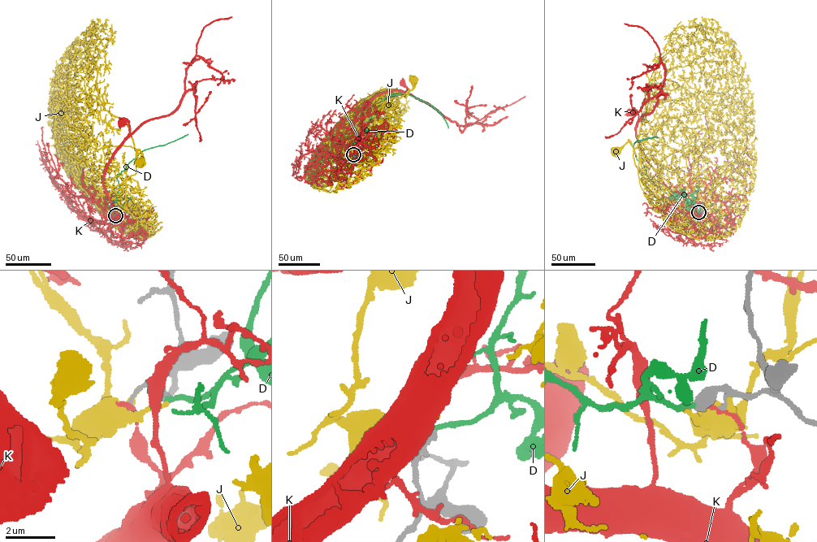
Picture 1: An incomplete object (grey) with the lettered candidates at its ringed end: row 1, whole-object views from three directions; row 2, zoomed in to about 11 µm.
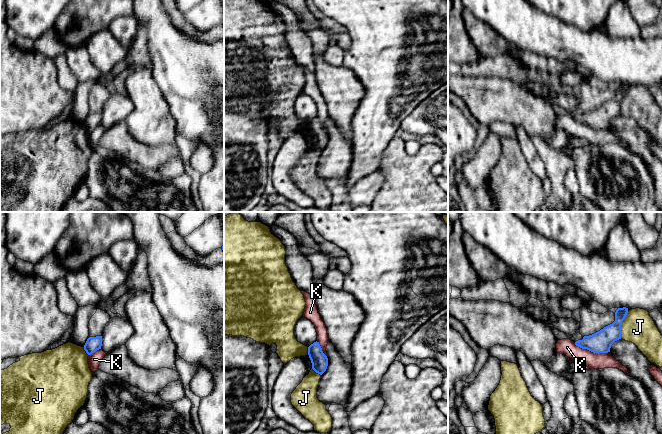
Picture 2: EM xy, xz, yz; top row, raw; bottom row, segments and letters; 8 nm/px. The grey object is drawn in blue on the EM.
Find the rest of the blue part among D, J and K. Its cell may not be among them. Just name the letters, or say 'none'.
D

